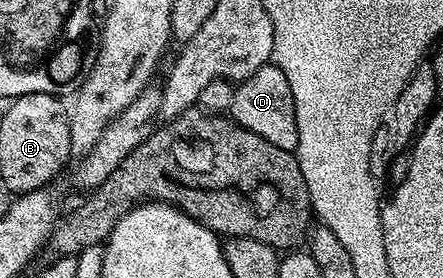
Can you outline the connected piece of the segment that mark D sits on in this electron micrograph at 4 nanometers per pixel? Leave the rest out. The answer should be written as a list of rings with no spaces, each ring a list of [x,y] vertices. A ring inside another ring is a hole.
[[[271,62],[263,64],[250,78],[239,81],[235,85],[236,93],[232,103],[231,119],[241,124],[250,134],[258,134],[270,146],[278,146],[278,150],[295,152],[298,146],[298,122],[294,94],[290,94],[290,82],[286,82],[286,74],[278,70]]]

